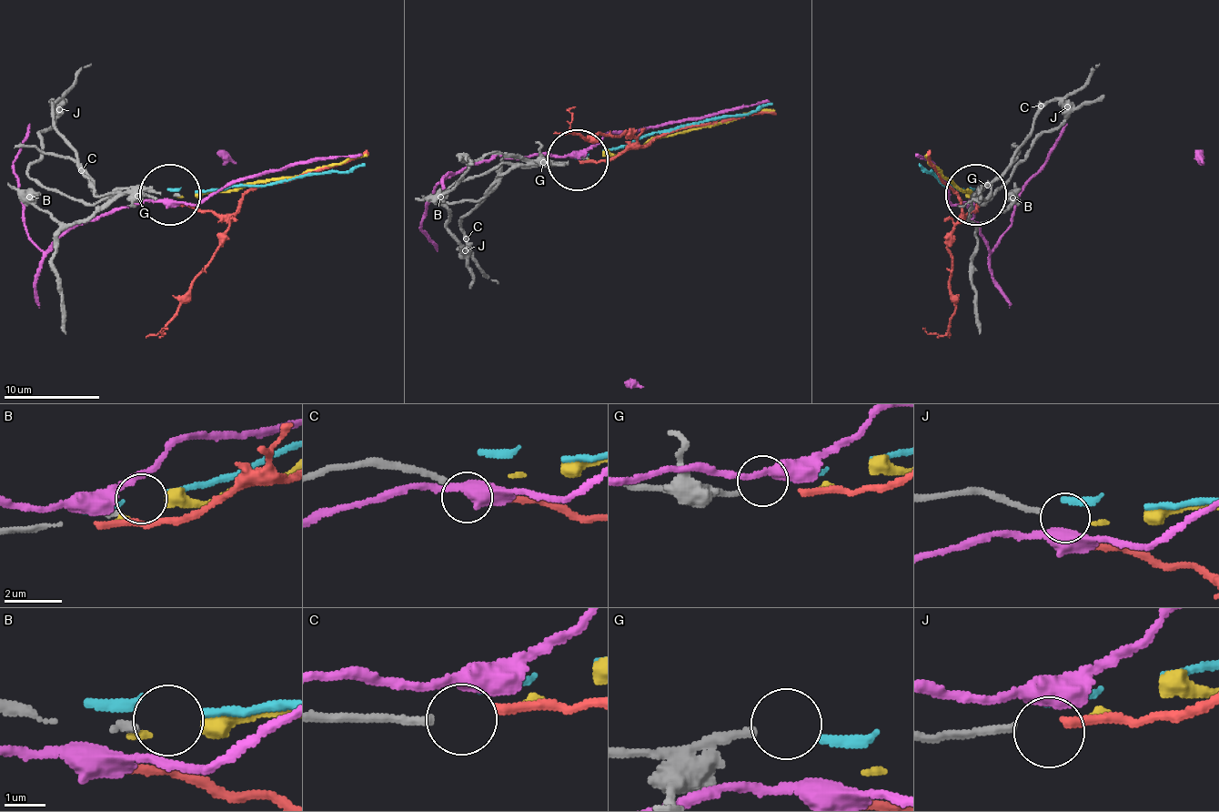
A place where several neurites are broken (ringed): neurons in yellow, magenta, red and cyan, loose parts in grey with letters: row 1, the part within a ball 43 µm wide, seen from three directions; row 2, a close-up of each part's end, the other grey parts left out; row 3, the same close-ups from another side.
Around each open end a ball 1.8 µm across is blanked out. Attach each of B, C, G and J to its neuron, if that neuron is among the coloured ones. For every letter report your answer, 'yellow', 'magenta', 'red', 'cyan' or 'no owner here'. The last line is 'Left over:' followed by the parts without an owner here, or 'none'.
B: no owner here
C: red
G: cyan
J: yellow
Left over: B

